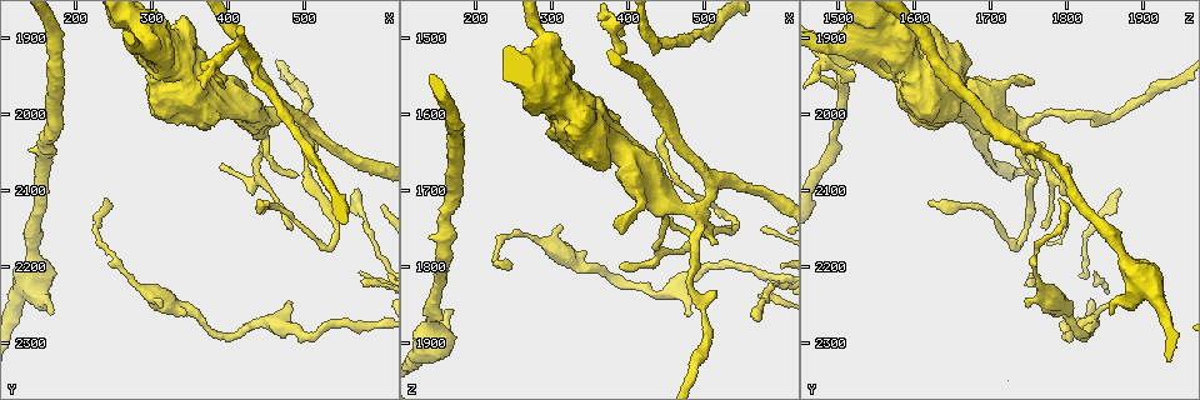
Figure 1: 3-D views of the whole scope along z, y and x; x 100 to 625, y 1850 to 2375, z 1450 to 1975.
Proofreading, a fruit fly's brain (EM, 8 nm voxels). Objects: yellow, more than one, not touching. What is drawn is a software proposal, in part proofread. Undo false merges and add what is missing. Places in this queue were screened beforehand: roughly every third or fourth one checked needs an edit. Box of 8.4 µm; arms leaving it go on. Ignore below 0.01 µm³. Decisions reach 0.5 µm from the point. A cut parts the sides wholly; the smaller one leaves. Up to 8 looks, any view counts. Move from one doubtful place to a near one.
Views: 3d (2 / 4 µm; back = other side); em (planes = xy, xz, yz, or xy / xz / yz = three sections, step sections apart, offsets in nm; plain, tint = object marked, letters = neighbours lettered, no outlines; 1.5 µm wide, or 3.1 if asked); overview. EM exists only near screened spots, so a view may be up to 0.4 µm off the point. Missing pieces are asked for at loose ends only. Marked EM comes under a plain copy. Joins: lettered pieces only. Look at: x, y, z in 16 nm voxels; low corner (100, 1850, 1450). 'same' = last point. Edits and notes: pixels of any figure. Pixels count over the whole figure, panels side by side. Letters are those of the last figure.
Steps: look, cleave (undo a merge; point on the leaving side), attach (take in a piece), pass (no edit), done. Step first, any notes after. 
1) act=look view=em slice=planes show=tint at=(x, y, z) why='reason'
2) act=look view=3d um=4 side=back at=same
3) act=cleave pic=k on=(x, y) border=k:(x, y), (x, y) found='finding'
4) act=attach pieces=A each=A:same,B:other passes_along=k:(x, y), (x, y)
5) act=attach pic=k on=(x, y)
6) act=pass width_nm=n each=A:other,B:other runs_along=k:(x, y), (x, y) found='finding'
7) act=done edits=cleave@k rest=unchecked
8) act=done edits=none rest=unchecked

act=look view=em slice=planes show=letters at=(475, 2250, 1865) why='branch stops here'

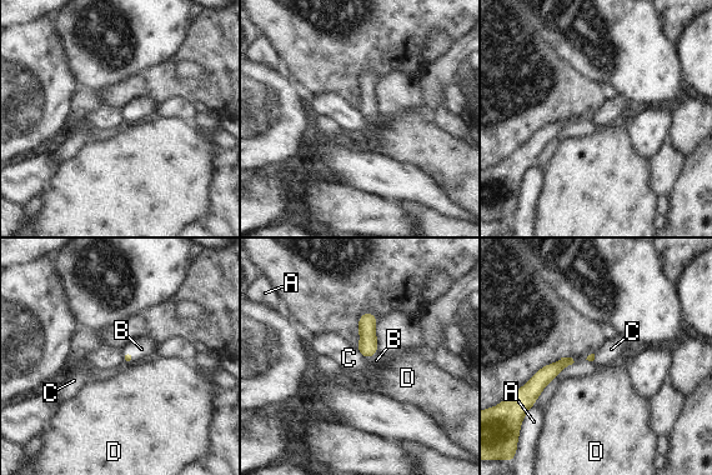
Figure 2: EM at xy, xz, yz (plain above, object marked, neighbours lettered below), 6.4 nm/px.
act=attach pieces=B each=A:other,B:same,C:other,D:other passes_along=2:(128, 358), (131, 353), (141, 349) found='the neuron continues'

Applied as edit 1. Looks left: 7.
act=look view=overview why='see it whole again'

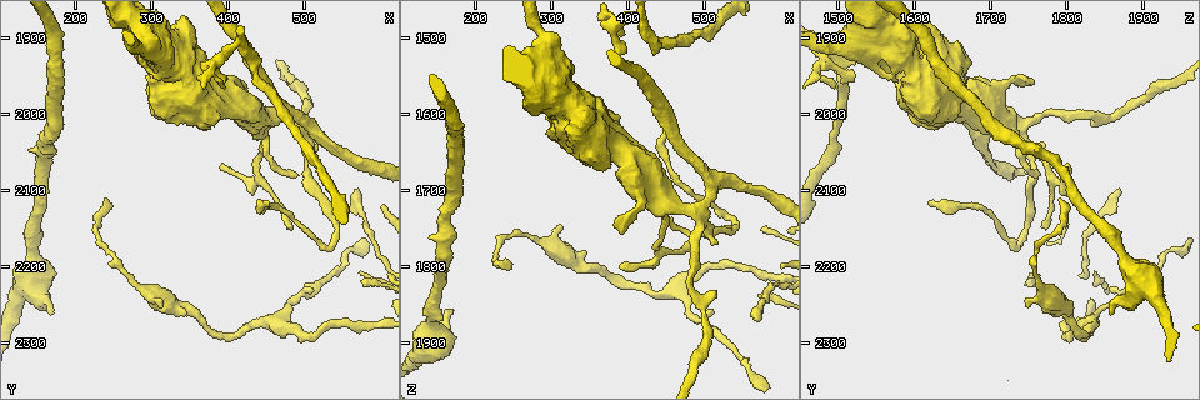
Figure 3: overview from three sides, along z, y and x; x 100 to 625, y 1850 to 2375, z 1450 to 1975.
act=look view=em slice=xz step=8 show=tint at=(485, 2150, 1770) why='tapers out'

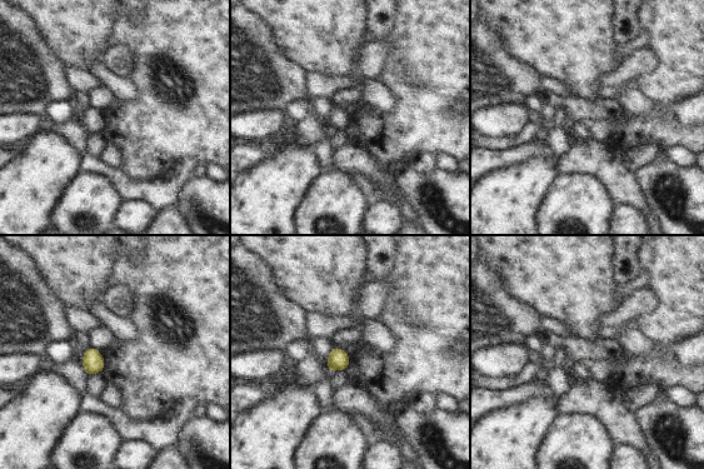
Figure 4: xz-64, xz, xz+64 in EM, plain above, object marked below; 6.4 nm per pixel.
act=look view=em slice=yz step=4 show=letters at=same

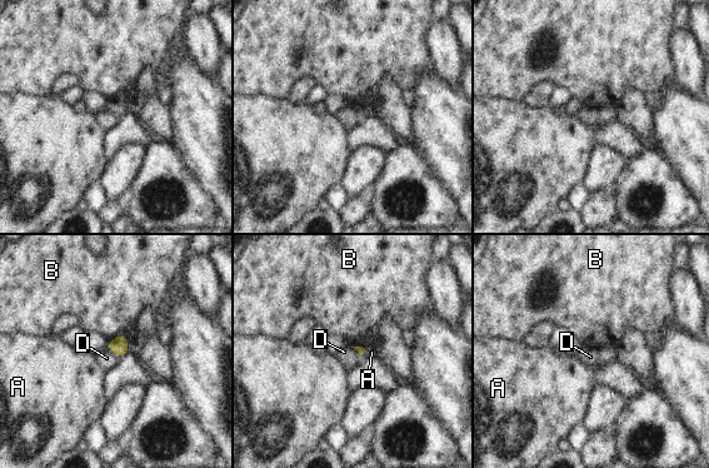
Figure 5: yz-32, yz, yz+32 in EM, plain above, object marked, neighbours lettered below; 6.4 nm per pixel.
act=pass each=A:other,B:other,D:other border=5:(106, 348), (119, 358) found='no lettered piece goes on from it'

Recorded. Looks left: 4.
act=look view=3d um=2 at=(485, 2010, 1725) why='thick turns thin'

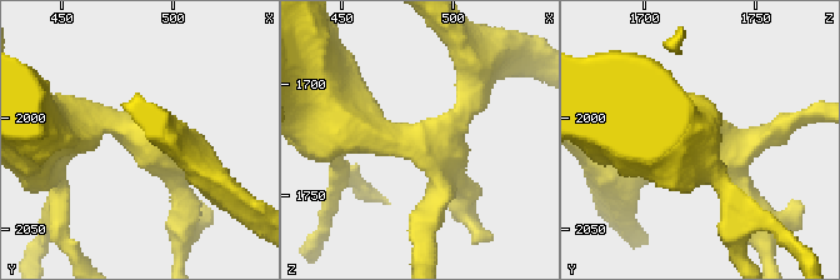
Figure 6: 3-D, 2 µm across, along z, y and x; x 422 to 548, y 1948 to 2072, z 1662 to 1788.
act=look view=em slice=xz step=4 show=tint at=(488, 2012, 1724) arms=4

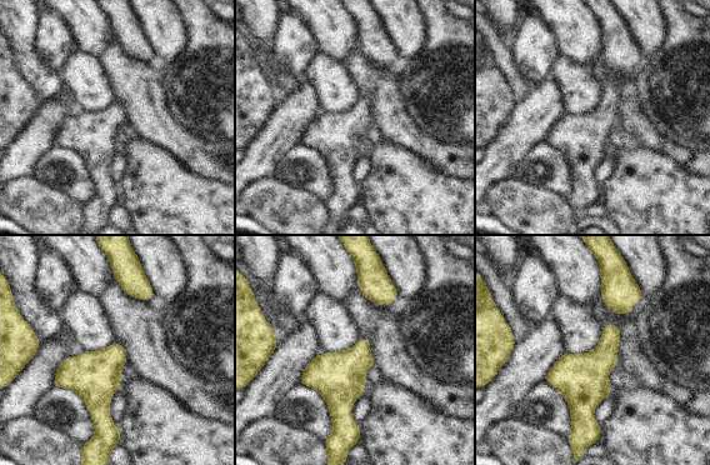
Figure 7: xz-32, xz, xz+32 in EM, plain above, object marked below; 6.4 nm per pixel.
act=look view=em slice=planes show=letters at=same why='cut it another way'

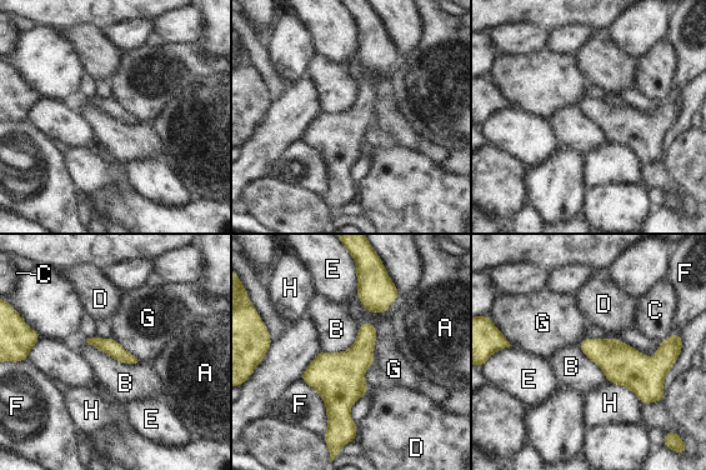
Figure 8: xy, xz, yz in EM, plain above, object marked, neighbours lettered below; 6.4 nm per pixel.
act=pass width_nm=30 each=A:other,B:other,C:other,D:other,E:other,F:other,G:other,H:other runs_along=8:(369, 325), (340, 375), (333, 446) found='all the same neuron'

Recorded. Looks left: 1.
act=done edits=attach@2 rest=unchecked

